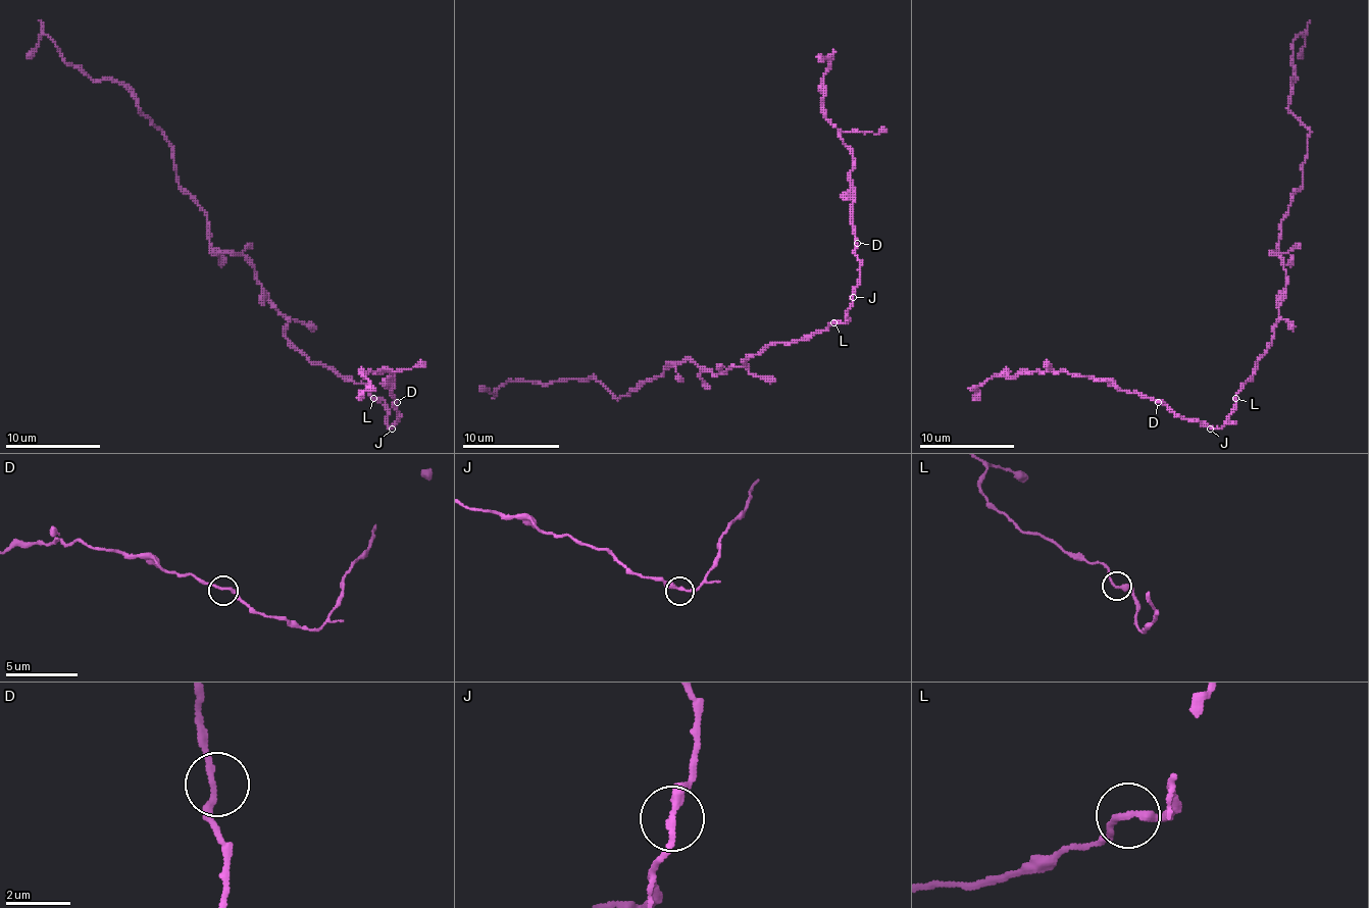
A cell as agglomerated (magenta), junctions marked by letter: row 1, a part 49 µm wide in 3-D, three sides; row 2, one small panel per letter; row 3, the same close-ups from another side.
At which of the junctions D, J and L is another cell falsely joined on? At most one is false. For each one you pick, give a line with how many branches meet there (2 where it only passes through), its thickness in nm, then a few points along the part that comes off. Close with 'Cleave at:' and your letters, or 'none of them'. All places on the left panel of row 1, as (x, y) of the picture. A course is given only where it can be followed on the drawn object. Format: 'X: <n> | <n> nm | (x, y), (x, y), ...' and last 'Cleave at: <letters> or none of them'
Cleave at: none of them

